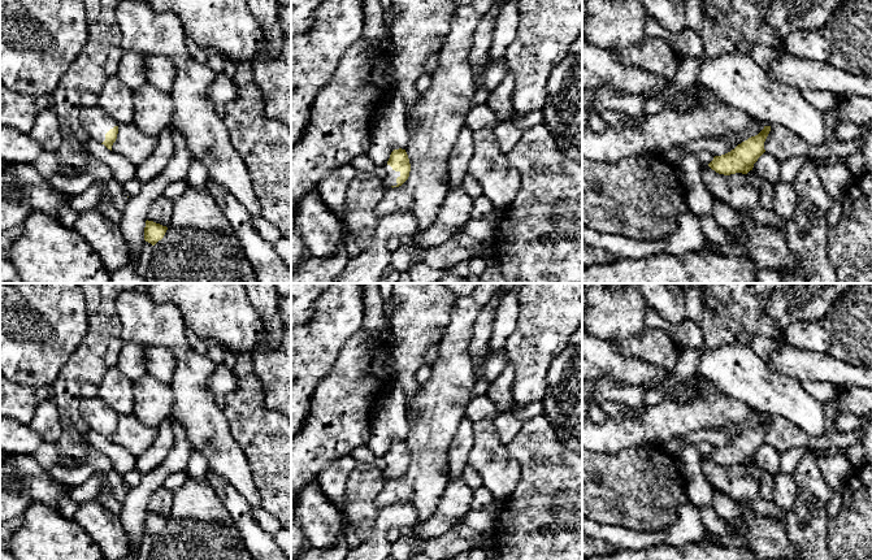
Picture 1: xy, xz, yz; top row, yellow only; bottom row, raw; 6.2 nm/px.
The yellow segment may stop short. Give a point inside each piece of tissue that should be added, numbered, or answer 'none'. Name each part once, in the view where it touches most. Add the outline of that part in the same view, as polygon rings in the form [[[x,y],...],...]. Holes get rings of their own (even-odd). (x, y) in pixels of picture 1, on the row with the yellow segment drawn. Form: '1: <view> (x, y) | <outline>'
1: xz (391, 176) | [[[390,165],[383,166],[386,172],[386,178],[383,179],[383,186],[386,190],[391,190],[394,186],[396,186],[396,178],[400,177],[400,172],[395,172]]]

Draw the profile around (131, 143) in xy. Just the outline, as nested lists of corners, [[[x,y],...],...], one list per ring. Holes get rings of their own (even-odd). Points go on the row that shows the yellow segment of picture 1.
[[[122,123],[118,125],[118,134],[112,151],[138,166],[153,152],[156,146],[157,136],[143,134],[134,123]]]

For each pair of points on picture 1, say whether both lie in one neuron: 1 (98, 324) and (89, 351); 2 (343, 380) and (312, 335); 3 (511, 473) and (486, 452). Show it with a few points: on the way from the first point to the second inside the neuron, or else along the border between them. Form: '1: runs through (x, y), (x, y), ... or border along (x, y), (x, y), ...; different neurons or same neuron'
1: runs through (98, 330), (95, 344); same neuron
2: border along (350, 338), (316, 390); different neurons
3: runs through (504, 470), (493, 459); same neuron

